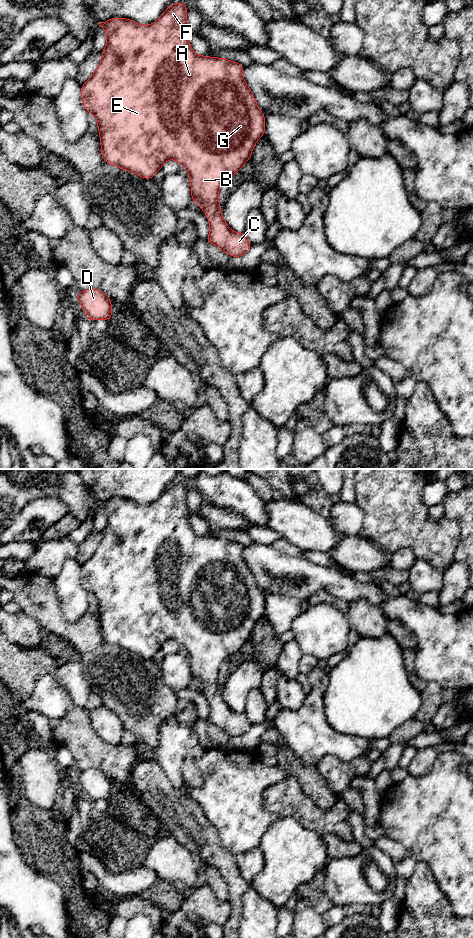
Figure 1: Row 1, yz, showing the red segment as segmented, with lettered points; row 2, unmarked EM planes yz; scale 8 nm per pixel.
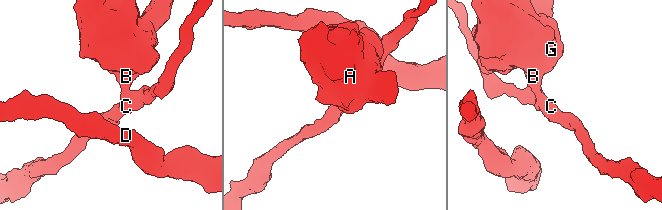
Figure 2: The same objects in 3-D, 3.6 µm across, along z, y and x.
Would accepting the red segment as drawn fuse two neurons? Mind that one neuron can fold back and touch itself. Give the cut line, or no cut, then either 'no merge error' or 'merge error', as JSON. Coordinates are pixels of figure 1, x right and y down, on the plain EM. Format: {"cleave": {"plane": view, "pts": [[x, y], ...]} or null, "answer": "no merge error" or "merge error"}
{"cleave": null, "answer": "no merge error"}

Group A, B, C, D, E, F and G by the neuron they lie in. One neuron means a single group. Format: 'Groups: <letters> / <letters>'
Groups: A B C D E F G

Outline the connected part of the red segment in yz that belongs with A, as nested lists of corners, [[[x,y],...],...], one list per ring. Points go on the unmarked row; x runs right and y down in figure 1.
[[[184,482],[169,486],[159,499],[150,505],[140,505],[137,502],[126,498],[111,498],[98,505],[101,506],[107,516],[106,527],[102,530],[102,539],[93,555],[81,566],[81,577],[83,587],[92,593],[97,600],[98,612],[100,614],[102,639],[111,645],[122,650],[136,653],[144,659],[152,659],[155,653],[162,649],[162,645],[170,640],[176,640],[188,650],[188,658],[191,665],[191,676],[194,683],[197,683],[206,694],[209,700],[208,724],[214,724],[230,737],[240,737],[248,732],[252,724],[249,722],[246,713],[237,713],[230,709],[222,697],[221,684],[218,681],[218,674],[221,663],[237,653],[251,638],[252,630],[261,616],[265,615],[265,594],[262,593],[256,583],[252,571],[243,558],[244,546],[224,538],[200,536],[196,534],[189,524],[190,513],[187,505],[187,492]]]

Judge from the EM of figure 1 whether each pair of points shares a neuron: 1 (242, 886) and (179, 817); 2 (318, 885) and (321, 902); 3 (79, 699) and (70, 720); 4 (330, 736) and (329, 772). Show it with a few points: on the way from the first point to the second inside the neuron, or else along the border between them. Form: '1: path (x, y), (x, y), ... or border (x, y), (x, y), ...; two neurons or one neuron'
1: path (228, 869), (227, 865), (196, 834); one neuron
2: path (318, 889), (319, 898); one neuron
3: border (73, 704), (84, 708); two neurons
4: border (352, 759), (340, 760), (326, 754), (316, 764); two neurons

